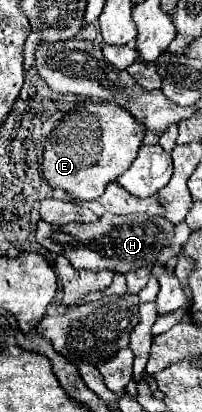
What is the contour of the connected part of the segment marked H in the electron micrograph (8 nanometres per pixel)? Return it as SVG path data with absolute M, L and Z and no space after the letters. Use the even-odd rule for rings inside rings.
M104 214L92 224L46 224L38 222L36 240L52 254L66 256L74 268L82 270L112 270L112 272L130 272L144 266L150 266L160 256L162 248L166 248L174 238L174 224L164 216L114 216Z

